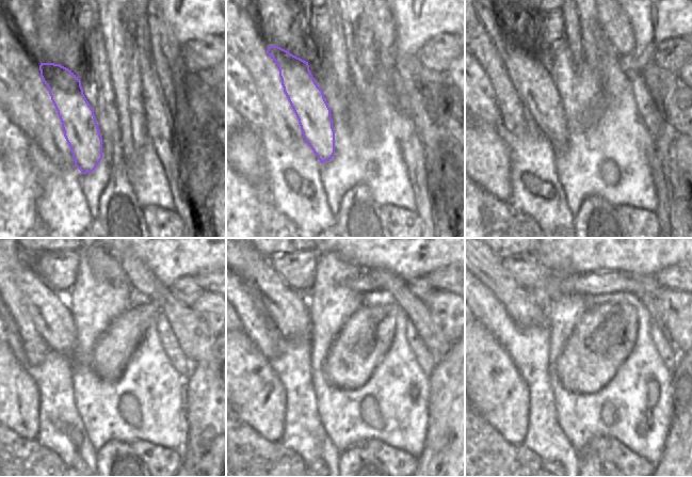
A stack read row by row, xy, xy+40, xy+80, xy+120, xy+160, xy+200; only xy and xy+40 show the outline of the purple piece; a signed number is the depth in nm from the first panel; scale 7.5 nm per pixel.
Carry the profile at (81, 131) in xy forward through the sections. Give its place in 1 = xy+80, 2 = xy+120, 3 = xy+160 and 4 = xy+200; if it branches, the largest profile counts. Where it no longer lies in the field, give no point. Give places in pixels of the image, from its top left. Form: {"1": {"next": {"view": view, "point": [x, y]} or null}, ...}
{"1": {"next": {"view": "xy+80", "point": [530, 77]}}, "2": {"next": {"view": "xy+120", "point": [49, 311]}}, "3": {"next": {"view": "xy+160", "point": [287, 308]}}, "4": {"next": {"view": "xy+200", "point": [518, 302]}}}

